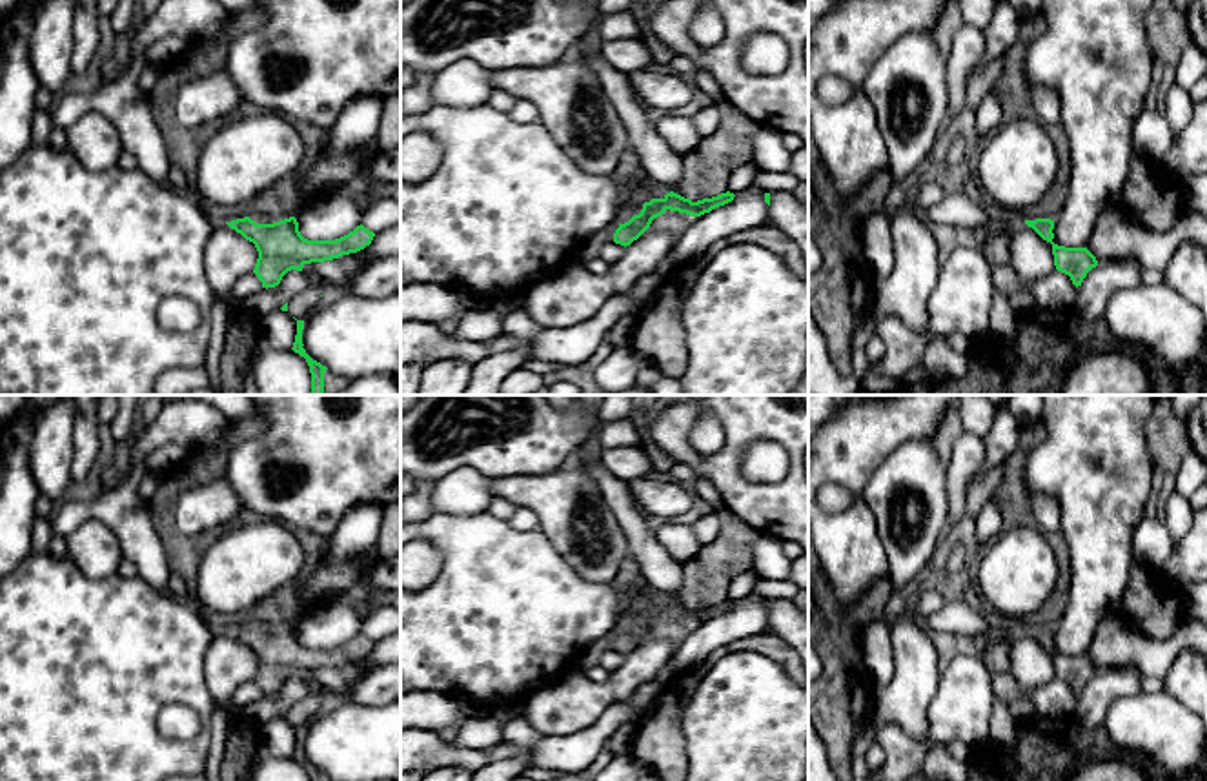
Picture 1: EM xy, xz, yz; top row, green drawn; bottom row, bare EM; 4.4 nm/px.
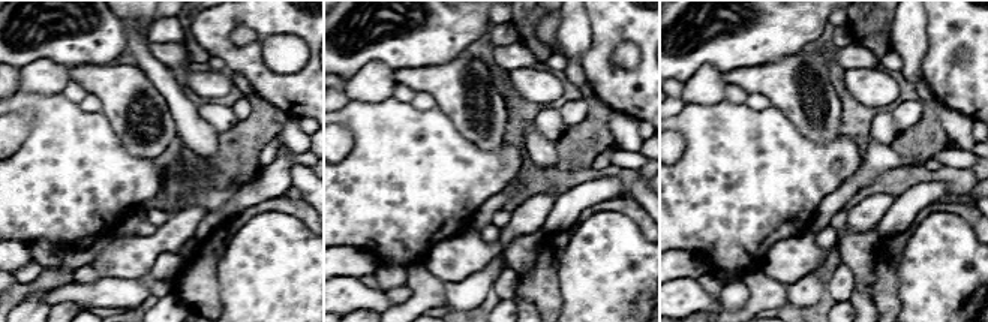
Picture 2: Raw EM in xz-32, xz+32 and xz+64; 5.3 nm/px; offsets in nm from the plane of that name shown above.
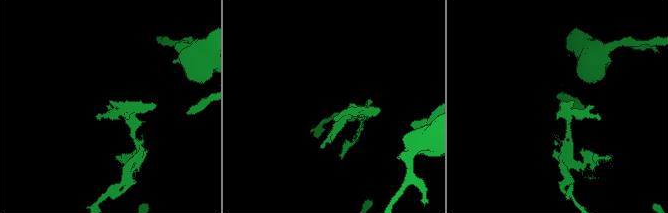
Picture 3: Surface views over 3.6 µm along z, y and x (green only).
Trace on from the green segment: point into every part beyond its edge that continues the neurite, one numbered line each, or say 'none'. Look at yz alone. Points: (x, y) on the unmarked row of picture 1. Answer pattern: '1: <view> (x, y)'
none

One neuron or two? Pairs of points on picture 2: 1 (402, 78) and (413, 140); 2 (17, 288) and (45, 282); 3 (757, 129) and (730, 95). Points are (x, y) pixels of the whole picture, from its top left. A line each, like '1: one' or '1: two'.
1: two
2: one
3: two

